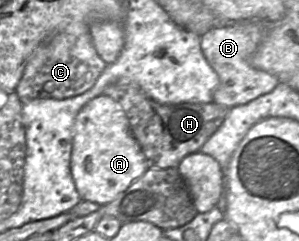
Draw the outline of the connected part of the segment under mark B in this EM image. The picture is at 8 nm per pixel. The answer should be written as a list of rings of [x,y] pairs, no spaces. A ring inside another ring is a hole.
[[[247,20],[213,28],[200,37],[201,51],[219,78],[213,102],[232,108],[271,92],[280,80],[273,74],[252,66],[251,57],[262,42],[268,23]]]

